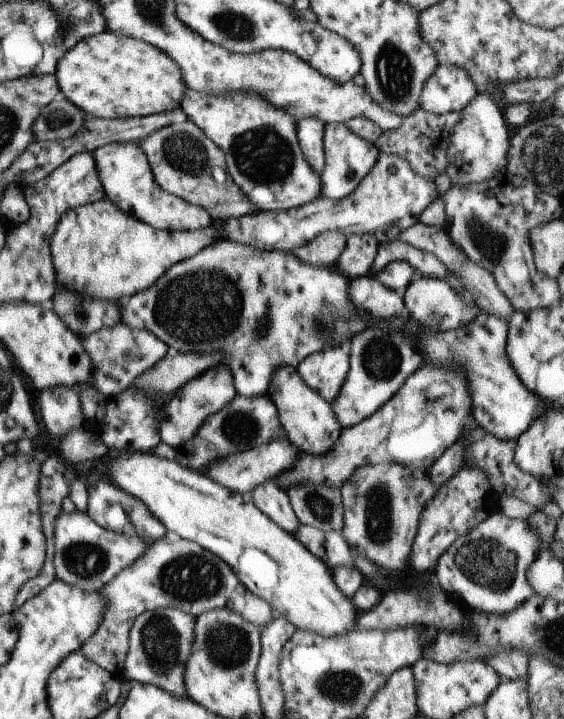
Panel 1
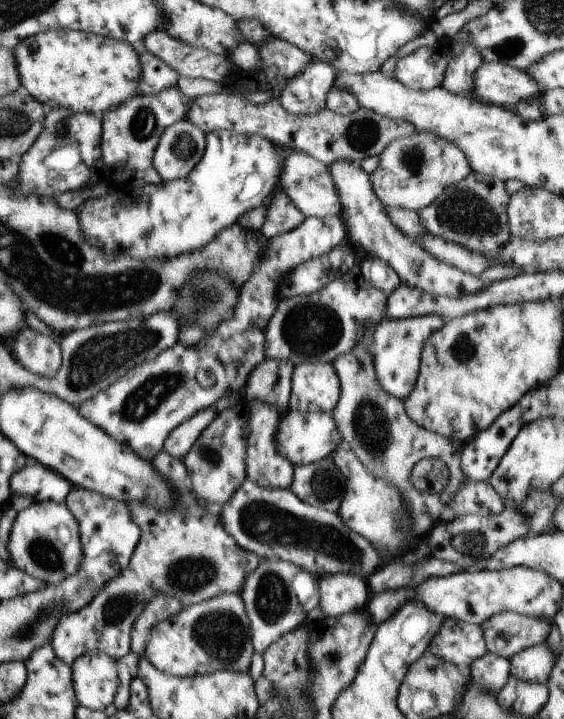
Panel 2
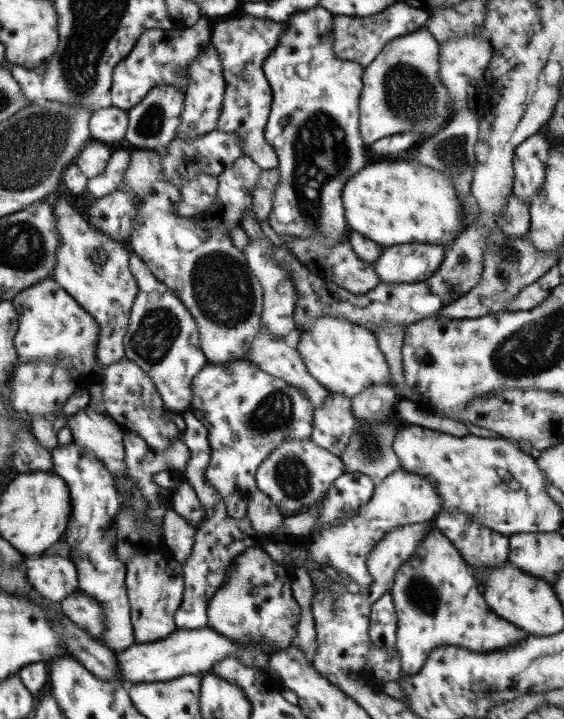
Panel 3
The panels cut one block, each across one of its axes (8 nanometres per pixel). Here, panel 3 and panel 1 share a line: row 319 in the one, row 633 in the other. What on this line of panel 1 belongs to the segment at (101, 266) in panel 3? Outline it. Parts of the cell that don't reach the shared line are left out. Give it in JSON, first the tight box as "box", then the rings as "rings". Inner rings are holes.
{"box":[78,533,275,675],"rings":[[[170,533],[149,544],[147,550],[129,568],[121,570],[113,580],[99,589],[99,596],[105,606],[101,624],[97,626],[93,636],[81,644],[78,651],[99,668],[114,675],[122,671],[128,649],[129,628],[136,616],[145,610],[169,606],[196,617],[208,610],[228,608],[259,628],[275,616],[270,606],[253,596],[221,558],[202,550],[195,542]]]}

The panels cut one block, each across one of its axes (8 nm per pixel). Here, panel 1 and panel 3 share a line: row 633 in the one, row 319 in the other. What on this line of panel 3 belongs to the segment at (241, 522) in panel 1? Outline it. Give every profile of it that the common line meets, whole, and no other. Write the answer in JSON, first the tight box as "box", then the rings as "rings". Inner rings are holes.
{"box":[294,315,391,398],"rings":[[[325,315],[301,329],[294,350],[300,357],[305,371],[329,393],[351,398],[369,386],[391,384],[383,354],[379,352],[371,330],[352,324],[341,317]]]}

